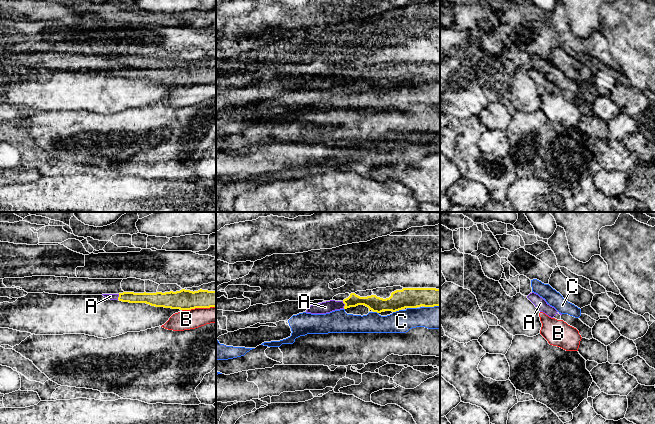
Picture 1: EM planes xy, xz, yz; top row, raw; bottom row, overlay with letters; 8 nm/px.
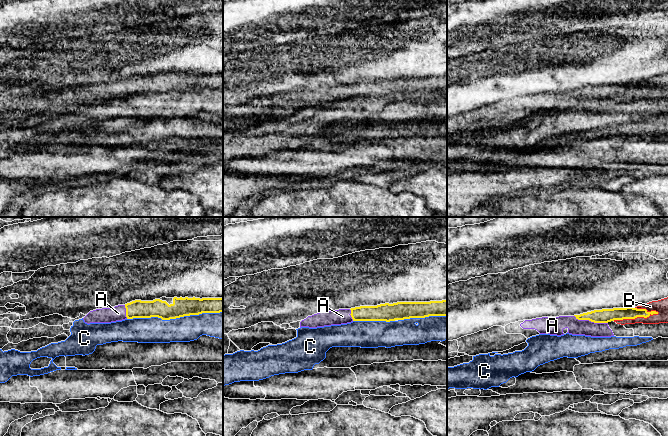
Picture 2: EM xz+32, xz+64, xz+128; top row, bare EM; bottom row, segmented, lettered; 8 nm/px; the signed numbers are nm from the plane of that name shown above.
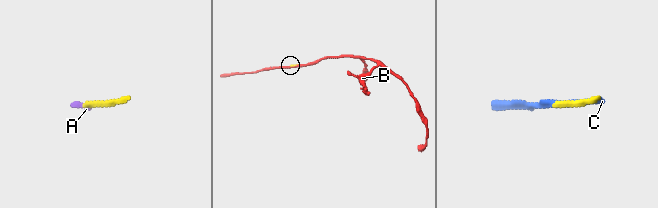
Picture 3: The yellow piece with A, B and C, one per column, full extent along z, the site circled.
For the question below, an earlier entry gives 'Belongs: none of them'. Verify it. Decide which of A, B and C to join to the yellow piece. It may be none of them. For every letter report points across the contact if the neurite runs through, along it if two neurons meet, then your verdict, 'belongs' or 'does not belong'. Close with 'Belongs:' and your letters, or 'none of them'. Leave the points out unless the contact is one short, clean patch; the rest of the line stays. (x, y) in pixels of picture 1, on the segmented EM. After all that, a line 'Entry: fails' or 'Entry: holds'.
A: way xz (376, 304), (350, 301), (345, 305), (325, 307); belongs
B: does not belong
C: does not belong
Belongs: A
Entry: fails

